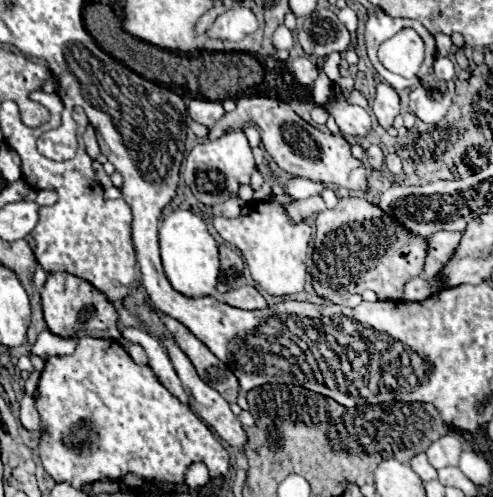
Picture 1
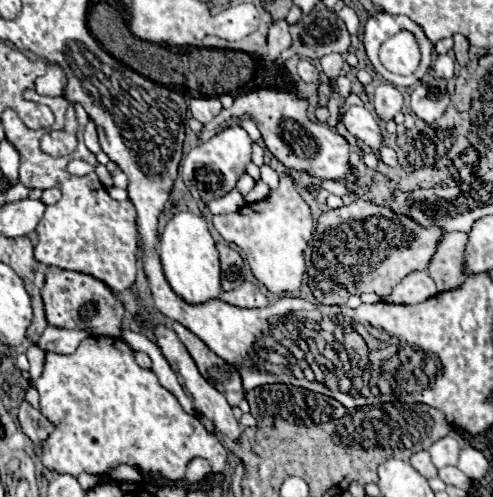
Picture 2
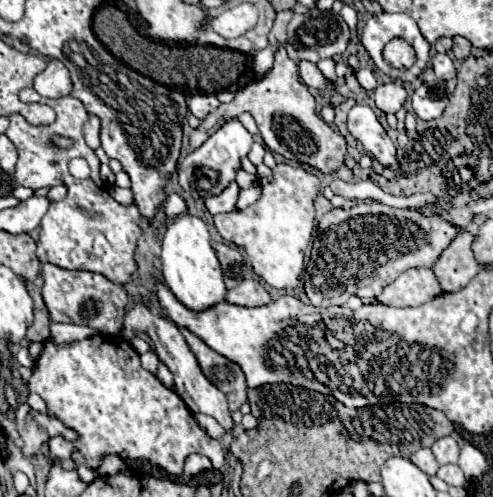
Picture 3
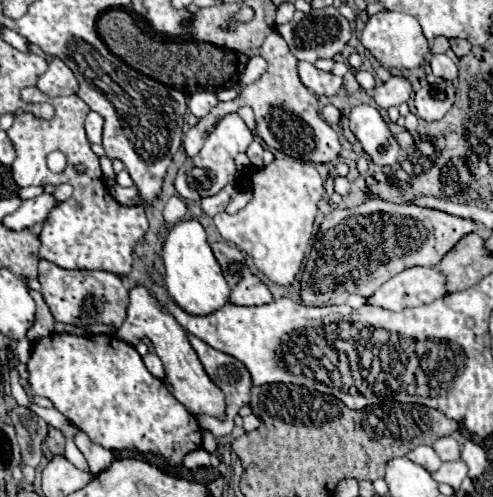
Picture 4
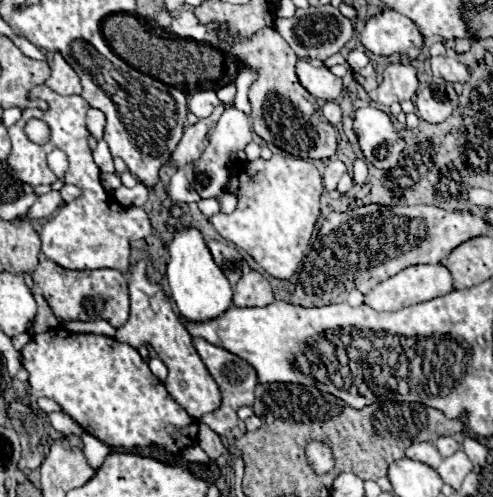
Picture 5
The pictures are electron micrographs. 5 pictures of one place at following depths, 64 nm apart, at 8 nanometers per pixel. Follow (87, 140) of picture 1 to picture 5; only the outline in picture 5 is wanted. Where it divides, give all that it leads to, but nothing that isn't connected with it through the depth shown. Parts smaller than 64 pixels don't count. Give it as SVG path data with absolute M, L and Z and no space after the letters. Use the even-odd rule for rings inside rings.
M90 108L90 110L88 110L86 128L88 128L88 132L90 132L96 140L102 140L102 134L104 134L104 122L106 122L106 118L104 118L104 114L102 114L100 110L96 110L96 108Z

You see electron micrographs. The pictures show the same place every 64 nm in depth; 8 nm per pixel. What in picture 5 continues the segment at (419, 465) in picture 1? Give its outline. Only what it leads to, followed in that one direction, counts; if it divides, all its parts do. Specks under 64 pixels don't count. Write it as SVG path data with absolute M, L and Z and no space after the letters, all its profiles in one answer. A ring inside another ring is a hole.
M414 442L408 450L406 450L406 456L412 458L412 460L418 460L422 464L428 464L432 468L438 468L442 458L440 454L436 452L436 448L430 444L430 442Z

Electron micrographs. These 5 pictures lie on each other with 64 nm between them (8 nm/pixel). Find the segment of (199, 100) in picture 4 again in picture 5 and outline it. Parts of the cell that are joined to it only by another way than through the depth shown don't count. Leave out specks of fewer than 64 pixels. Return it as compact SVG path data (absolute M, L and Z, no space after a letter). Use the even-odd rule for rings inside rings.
M200 90L200 92L196 92L196 94L190 96L188 110L192 114L196 114L198 118L208 118L218 104L220 104L220 100L216 98L214 90Z

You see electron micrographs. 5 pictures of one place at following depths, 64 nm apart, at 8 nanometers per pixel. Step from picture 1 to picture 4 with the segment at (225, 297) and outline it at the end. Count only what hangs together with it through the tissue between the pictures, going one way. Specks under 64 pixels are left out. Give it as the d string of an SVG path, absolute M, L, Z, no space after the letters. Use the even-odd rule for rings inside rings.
M246 272L236 288L230 292L230 302L238 306L262 306L272 302L272 294L258 276Z

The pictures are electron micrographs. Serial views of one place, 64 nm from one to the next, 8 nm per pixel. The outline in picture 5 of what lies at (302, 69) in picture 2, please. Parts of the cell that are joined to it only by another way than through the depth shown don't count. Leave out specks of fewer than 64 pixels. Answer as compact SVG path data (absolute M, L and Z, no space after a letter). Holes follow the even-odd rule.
M300 60L296 64L296 74L300 84L316 98L334 100L342 94L342 78L334 76L328 68L314 68L312 64Z

